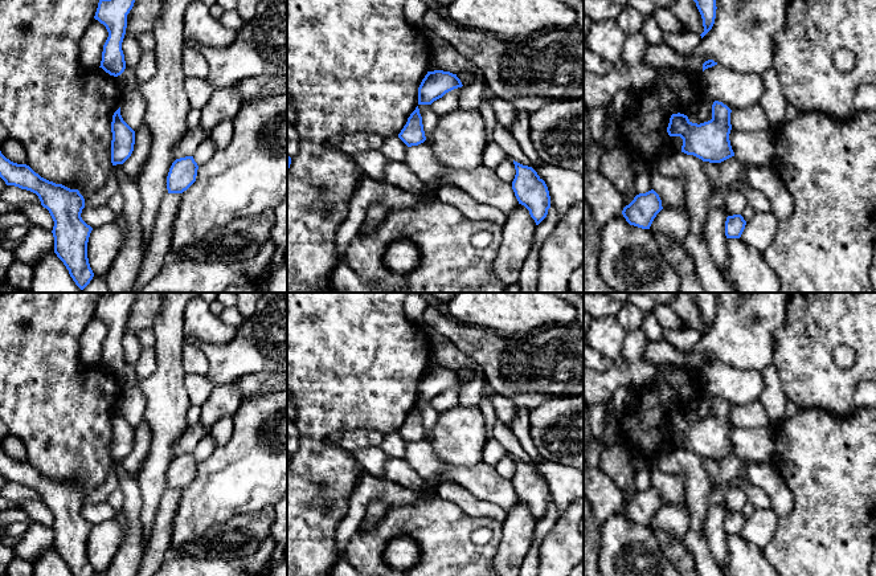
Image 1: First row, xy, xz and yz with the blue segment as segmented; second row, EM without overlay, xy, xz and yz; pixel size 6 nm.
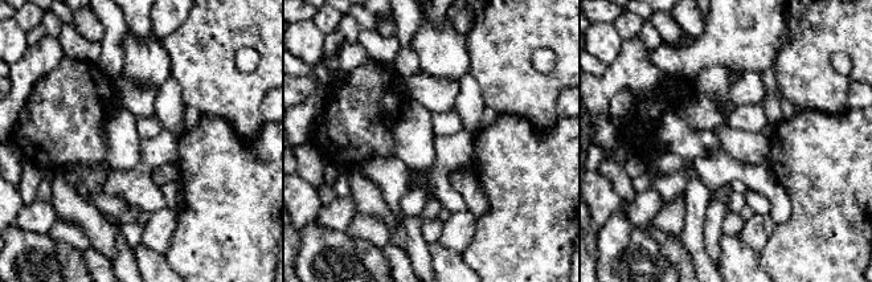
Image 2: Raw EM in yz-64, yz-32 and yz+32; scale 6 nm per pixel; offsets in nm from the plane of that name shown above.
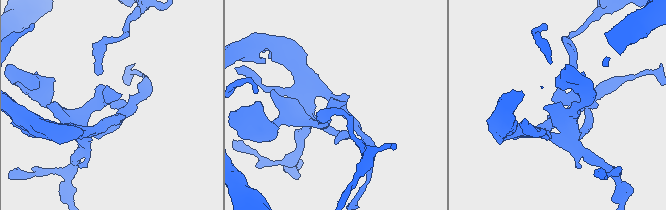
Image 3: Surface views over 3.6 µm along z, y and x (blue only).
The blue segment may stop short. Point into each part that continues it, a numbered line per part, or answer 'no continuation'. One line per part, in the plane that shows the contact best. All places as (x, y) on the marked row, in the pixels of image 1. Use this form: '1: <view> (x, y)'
no continuation

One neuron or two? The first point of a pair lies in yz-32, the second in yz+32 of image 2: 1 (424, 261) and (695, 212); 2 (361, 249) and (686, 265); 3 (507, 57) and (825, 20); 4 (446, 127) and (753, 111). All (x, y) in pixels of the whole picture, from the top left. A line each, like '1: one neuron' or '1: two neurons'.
1: two neurons
2: one neuron
3: one neuron
4: one neuron

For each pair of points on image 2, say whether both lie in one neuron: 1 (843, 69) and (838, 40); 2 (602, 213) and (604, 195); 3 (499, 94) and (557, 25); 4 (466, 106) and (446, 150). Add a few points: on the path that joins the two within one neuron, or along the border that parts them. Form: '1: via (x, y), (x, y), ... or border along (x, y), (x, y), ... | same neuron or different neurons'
1: border along (834, 53), (832, 68), (848, 77) | different neurons
2: via (602, 209), (602, 199) | same neuron
3: via (506, 74), (506, 68), (537, 36) | same neuron
4: border along (463, 127), (474, 135) | different neurons

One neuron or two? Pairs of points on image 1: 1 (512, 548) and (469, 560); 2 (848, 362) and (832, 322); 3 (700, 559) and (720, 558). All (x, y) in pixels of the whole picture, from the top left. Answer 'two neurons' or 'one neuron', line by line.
1: two neurons
2: two neurons
3: two neurons

